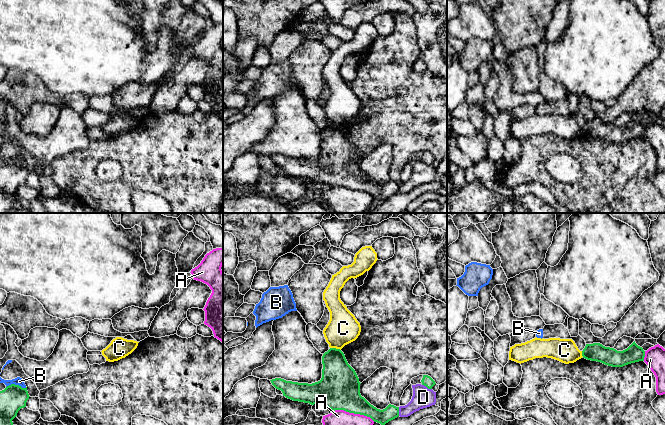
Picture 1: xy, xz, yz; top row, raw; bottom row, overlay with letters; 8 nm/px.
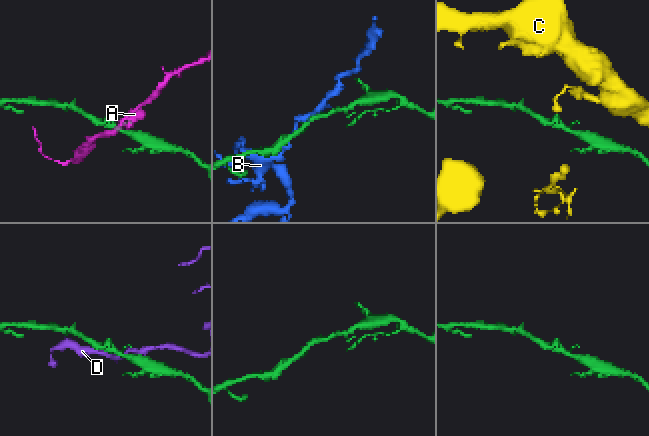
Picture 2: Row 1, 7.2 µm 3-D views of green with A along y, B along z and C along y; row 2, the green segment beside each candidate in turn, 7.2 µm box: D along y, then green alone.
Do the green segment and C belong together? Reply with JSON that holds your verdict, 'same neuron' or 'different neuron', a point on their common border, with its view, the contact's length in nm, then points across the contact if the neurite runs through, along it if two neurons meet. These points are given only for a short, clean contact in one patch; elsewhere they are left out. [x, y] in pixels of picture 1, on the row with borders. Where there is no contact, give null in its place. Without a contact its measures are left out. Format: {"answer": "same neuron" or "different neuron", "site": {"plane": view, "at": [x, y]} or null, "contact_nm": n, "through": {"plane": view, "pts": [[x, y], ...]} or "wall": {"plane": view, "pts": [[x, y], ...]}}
{"answer": "different neuron", "site": {"plane": "xz", "at": [335, 348]}, "contact_nm": 90, "wall": {"plane": "xz", "pts": [[330, 347], [340, 350]]}}

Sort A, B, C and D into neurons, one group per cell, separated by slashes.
A / B / C / D

